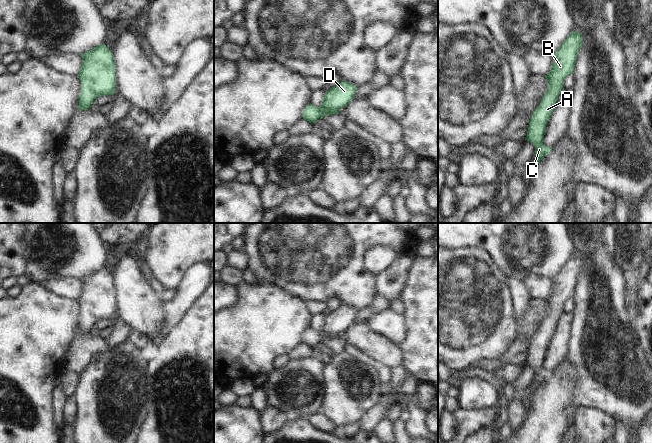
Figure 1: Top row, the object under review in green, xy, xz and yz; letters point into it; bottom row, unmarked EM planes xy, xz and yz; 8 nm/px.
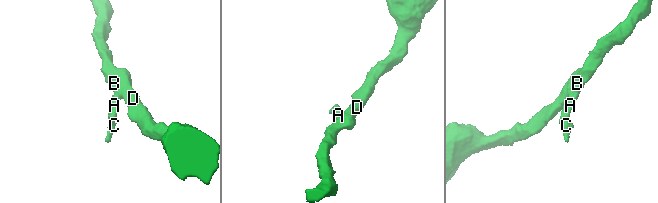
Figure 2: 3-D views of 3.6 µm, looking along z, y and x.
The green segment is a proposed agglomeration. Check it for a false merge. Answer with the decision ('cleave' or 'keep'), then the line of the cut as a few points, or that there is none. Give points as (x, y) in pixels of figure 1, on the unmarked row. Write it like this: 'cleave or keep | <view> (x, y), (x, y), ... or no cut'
keep | no cut

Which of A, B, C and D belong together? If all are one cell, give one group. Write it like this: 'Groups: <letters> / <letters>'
Groups: A B C D

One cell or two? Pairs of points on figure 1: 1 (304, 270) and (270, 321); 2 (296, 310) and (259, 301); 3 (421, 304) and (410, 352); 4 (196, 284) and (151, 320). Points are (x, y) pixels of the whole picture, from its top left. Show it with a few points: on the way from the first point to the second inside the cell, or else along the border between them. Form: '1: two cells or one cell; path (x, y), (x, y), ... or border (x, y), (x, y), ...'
1: two cells; border (267, 282), (277, 285), (305, 301)
2: one cell; path (287, 310), (268, 310)
3: one cell; path (421, 316), (421, 340)
4: two cells; border (163, 303), (163, 322), (155, 332)

